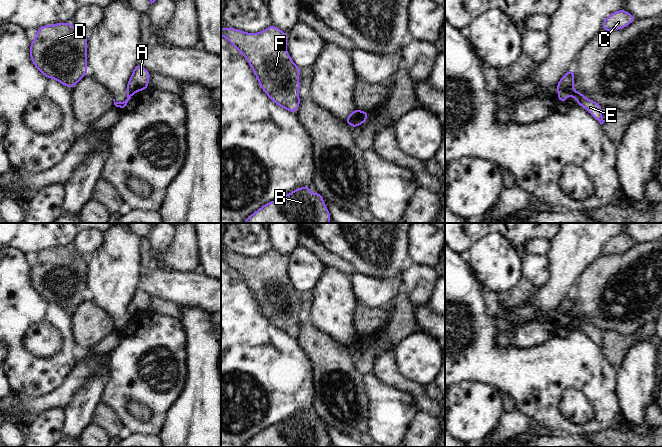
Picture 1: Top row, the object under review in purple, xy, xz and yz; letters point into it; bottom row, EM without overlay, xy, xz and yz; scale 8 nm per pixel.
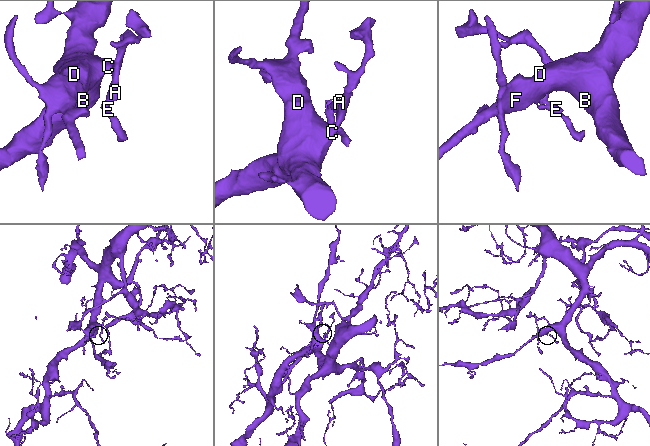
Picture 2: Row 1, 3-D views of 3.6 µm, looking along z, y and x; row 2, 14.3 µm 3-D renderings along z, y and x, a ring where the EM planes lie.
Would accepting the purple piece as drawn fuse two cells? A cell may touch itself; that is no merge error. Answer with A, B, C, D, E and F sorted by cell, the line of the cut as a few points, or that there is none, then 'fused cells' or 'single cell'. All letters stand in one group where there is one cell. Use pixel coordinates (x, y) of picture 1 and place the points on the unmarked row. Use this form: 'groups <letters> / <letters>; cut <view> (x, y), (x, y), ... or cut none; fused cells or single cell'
groups A B C D F / E; cut xz (353, 335), (351, 349); fused cells

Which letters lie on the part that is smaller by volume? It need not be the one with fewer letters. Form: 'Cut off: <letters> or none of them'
Cut off: E

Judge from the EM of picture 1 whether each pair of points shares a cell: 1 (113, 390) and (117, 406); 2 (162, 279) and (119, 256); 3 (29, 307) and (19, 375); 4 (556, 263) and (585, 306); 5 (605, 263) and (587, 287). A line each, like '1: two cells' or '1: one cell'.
1: one cell
2: two cells
3: one cell
4: two cells
5: one cell

